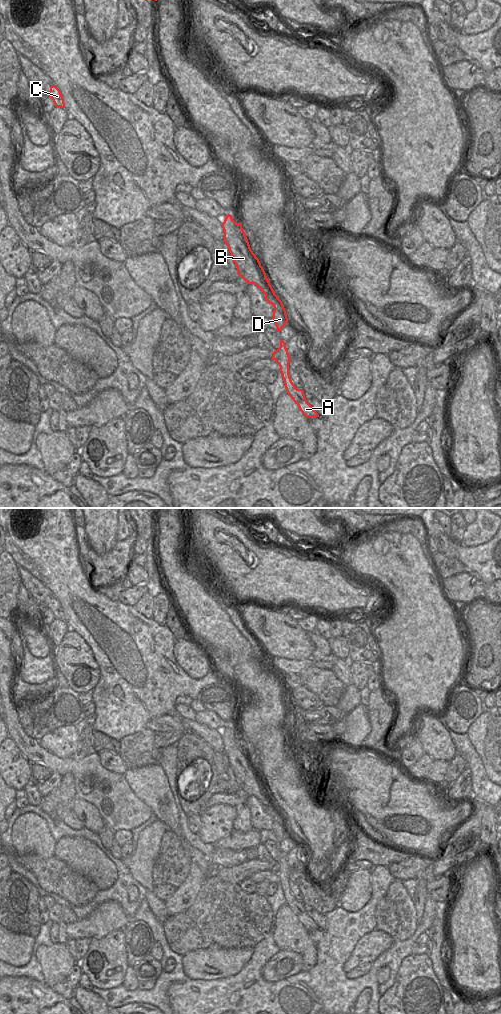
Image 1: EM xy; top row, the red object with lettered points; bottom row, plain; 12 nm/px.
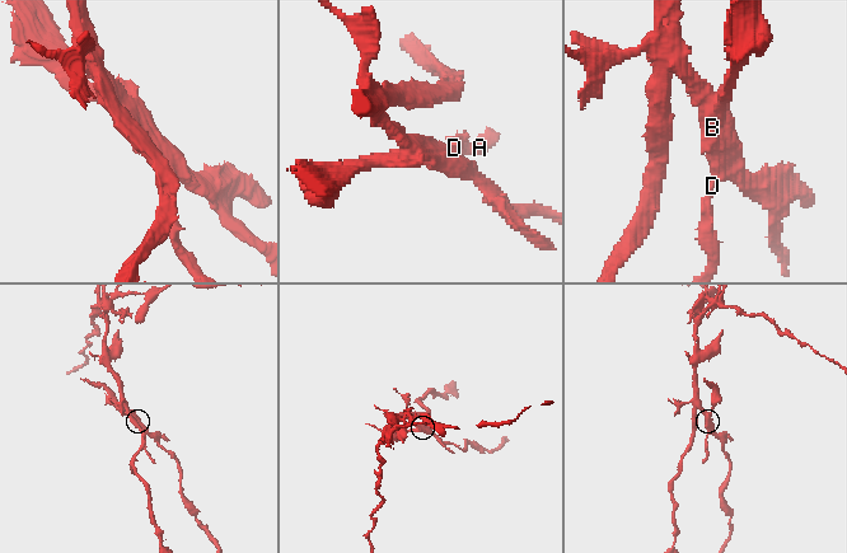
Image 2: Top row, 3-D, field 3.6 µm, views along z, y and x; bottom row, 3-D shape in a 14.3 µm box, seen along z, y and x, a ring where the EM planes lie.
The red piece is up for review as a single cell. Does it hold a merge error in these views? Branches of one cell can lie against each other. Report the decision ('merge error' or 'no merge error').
merge error

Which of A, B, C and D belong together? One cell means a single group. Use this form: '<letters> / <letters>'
A B D / C

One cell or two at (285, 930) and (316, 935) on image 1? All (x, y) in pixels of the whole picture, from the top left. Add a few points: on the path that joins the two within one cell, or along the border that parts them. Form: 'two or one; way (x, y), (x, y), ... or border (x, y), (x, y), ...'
two; border (306, 929), (309, 938), (315, 944)

